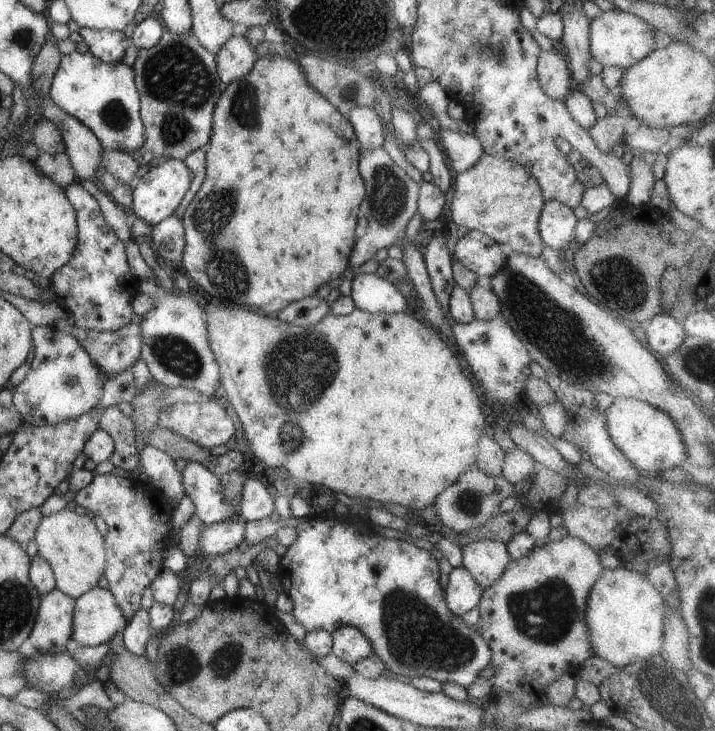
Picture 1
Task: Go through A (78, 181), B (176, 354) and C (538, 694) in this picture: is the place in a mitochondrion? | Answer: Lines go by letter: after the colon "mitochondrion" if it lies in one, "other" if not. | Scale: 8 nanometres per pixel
A: other
B: mitochondrion
C: other

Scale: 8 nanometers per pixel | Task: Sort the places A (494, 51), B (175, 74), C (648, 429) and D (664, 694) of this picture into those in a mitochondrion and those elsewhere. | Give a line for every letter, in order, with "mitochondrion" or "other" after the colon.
A: mitochondrion
B: mitochondrion
C: other
D: mitochondrion

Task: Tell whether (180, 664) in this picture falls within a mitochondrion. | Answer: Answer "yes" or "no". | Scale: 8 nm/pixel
yes

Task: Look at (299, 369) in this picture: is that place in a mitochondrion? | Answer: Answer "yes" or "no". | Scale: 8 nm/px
yes

